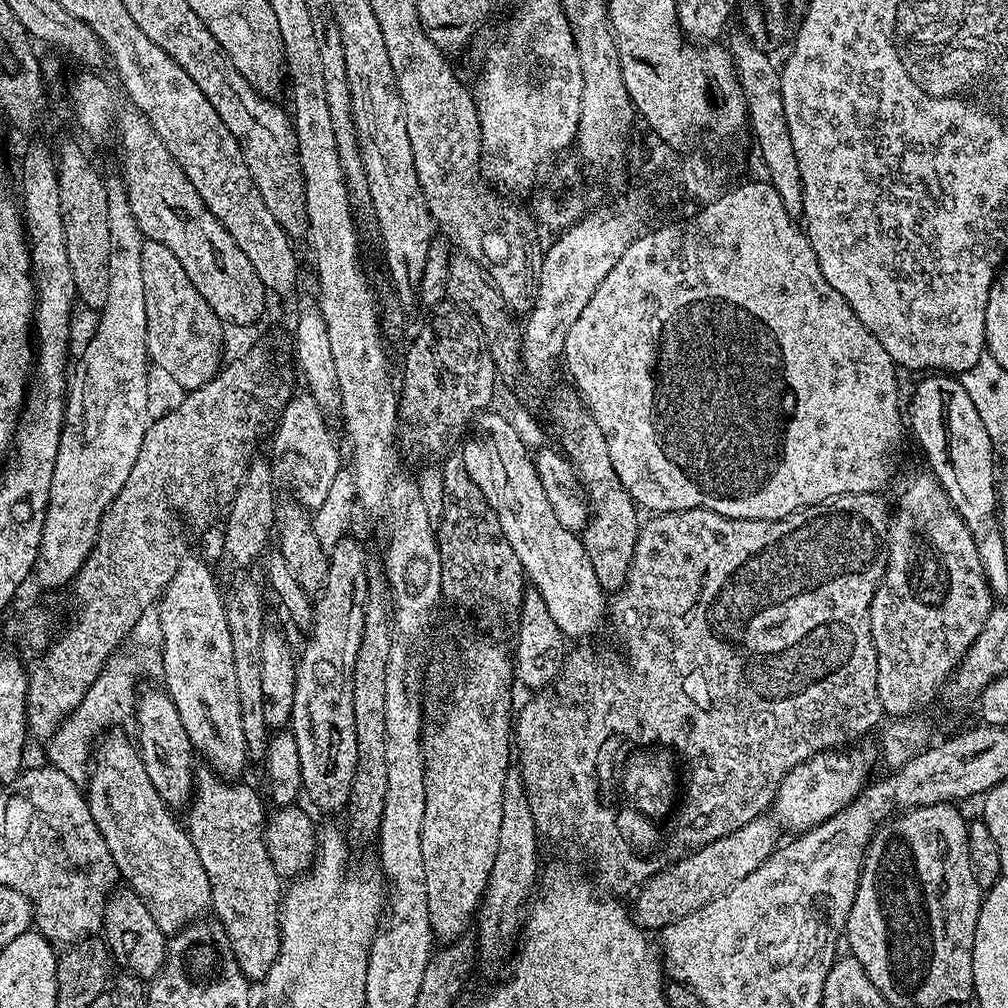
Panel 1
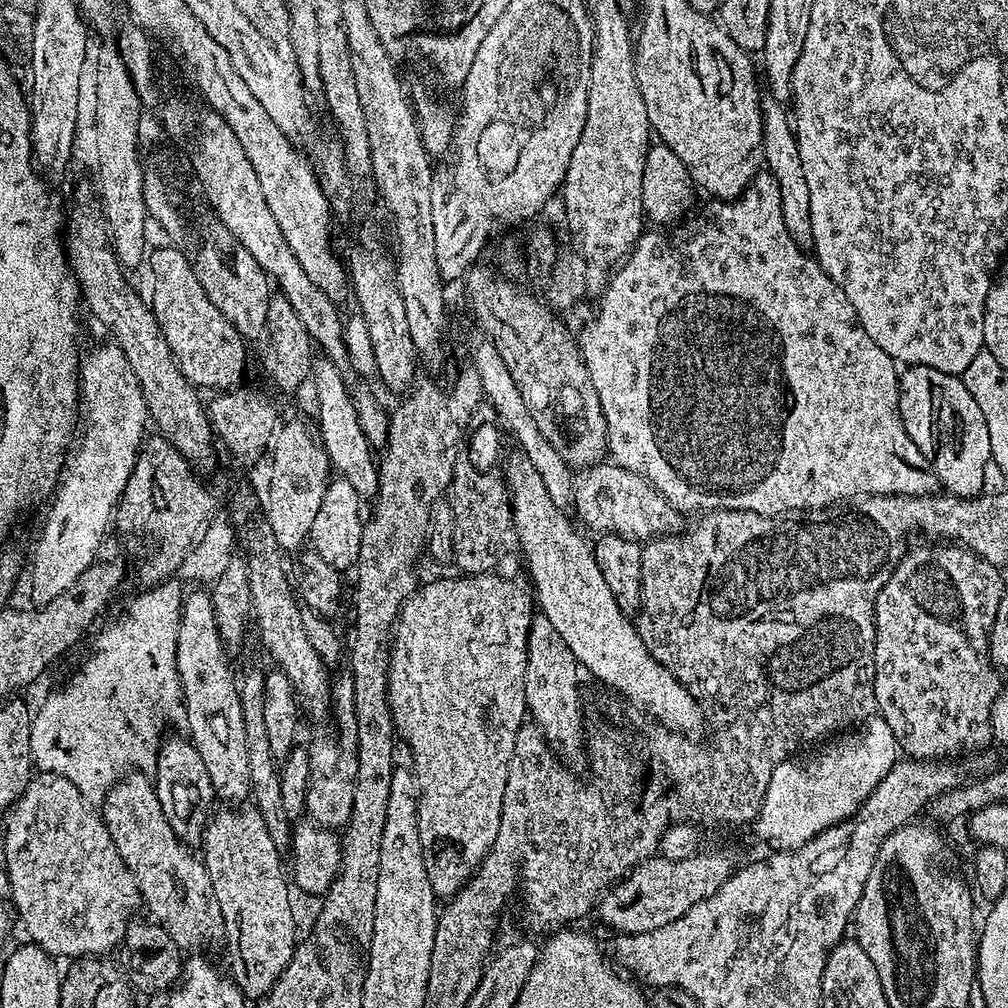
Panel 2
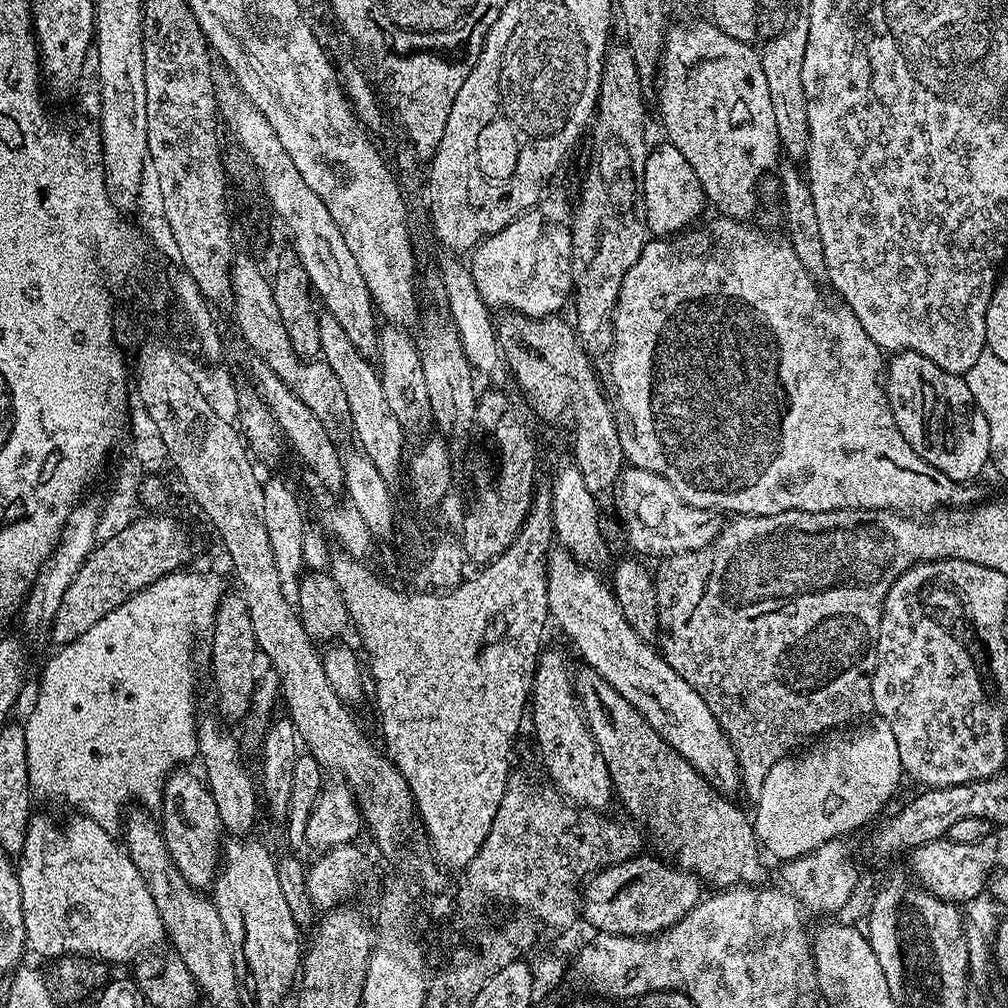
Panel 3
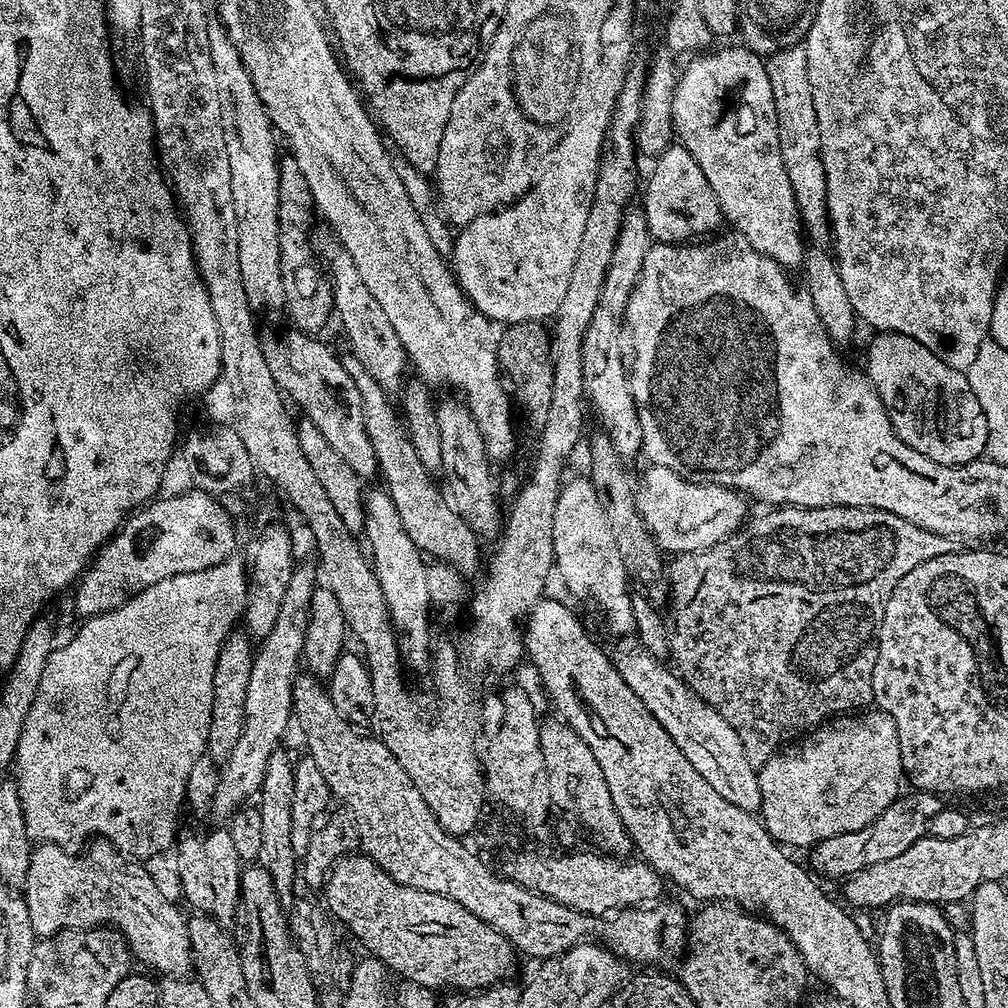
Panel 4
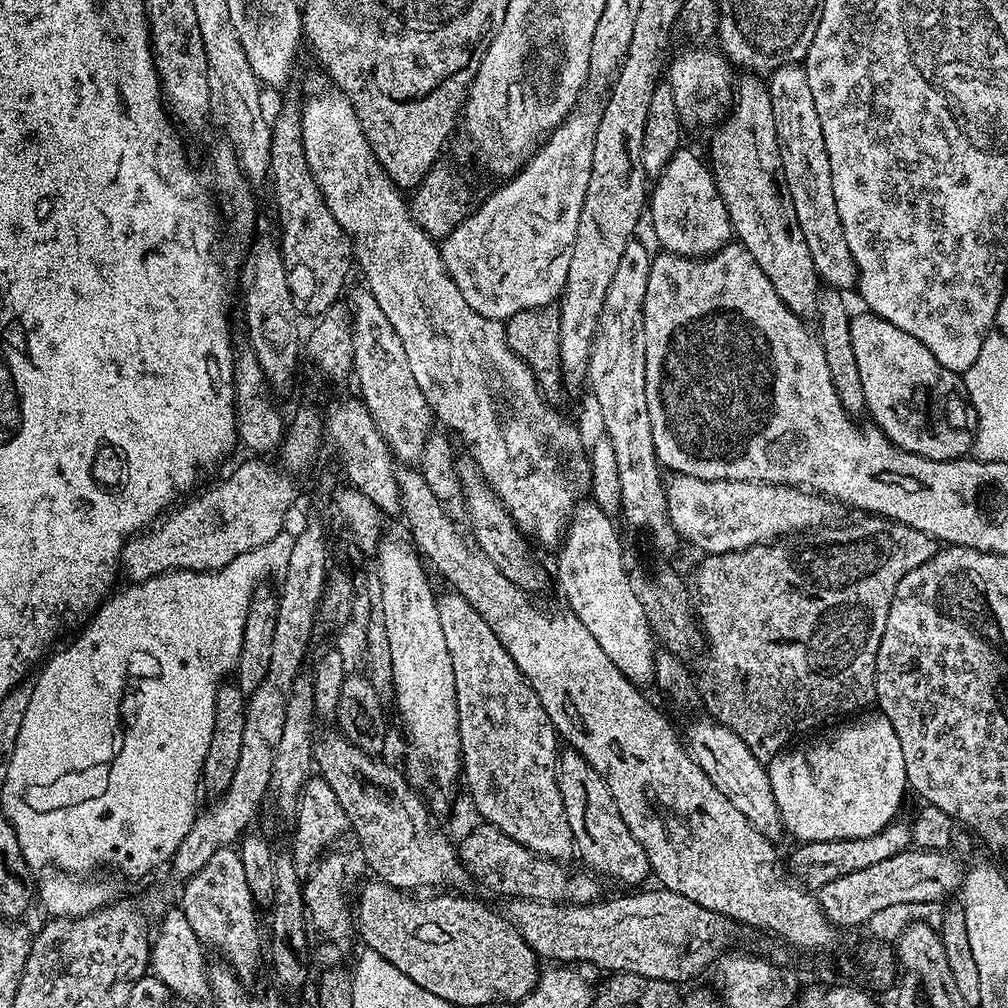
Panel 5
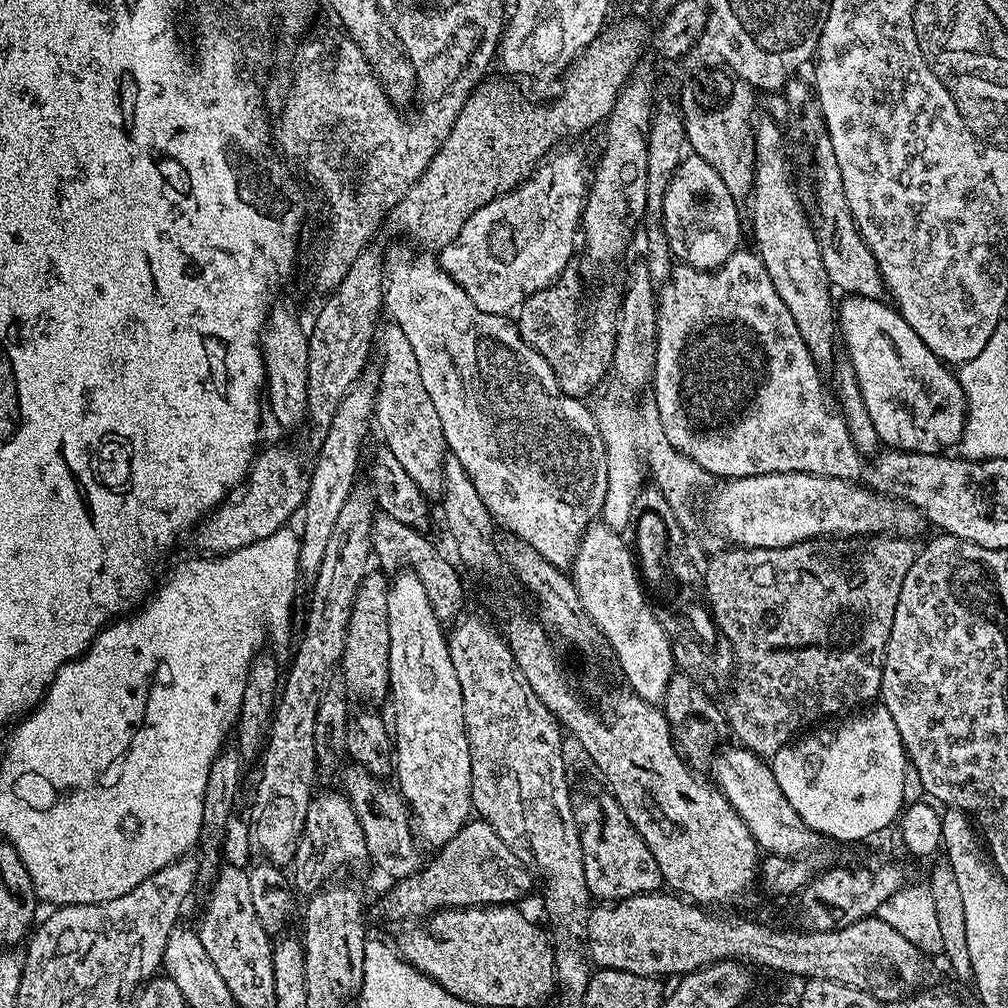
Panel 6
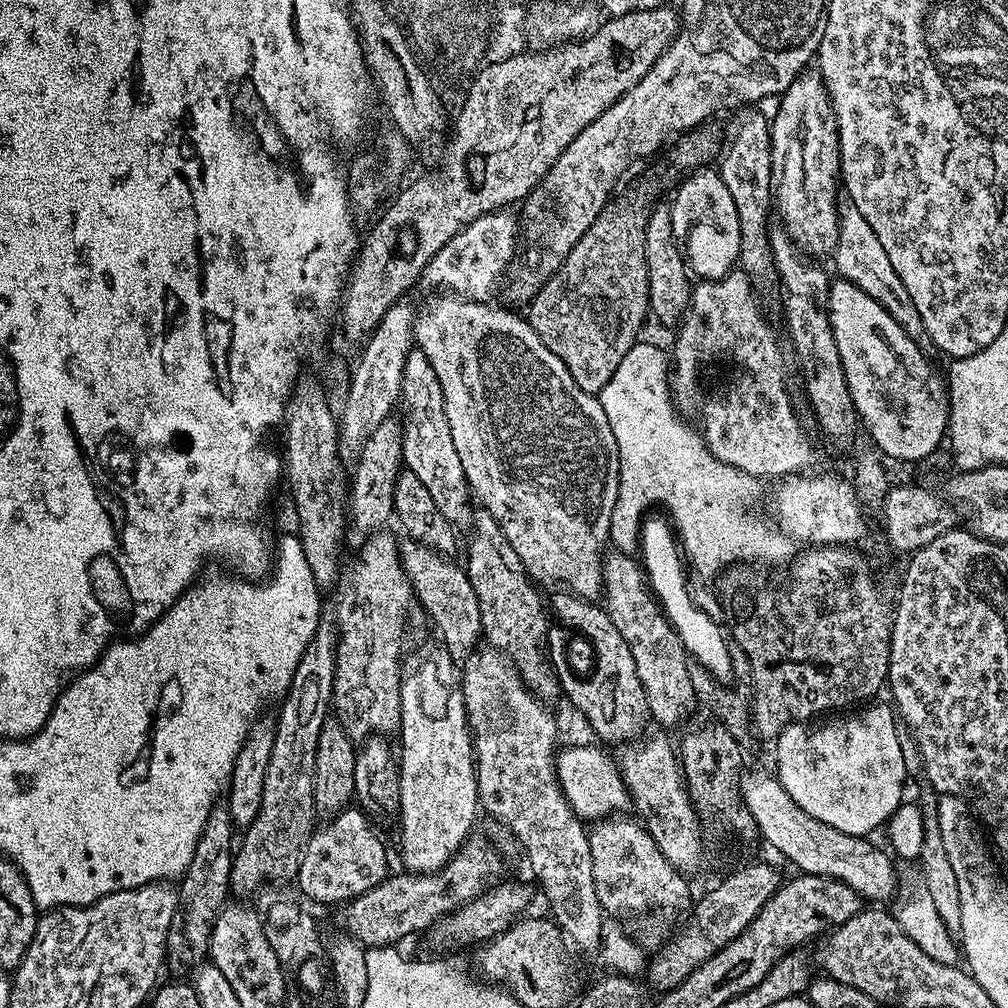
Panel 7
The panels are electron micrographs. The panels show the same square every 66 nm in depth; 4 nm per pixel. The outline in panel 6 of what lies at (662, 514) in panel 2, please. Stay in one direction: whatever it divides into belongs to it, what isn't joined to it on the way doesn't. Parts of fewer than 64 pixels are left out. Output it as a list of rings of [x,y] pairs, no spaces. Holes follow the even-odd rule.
[[[805,472],[790,474],[764,474],[744,476],[741,480],[729,479],[725,488],[720,488],[708,500],[708,524],[720,536],[729,540],[729,545],[741,548],[785,548],[800,544],[803,540],[821,538],[855,538],[887,534],[901,538],[920,538],[926,529],[923,514],[910,504],[893,500],[883,494],[875,494],[865,487],[856,487],[846,480],[834,480],[829,476],[810,476]]]

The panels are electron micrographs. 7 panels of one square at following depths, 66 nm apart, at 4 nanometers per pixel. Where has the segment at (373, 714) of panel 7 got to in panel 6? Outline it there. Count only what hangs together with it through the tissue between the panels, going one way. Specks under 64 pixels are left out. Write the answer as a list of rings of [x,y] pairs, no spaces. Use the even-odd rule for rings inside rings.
[[[369,574],[361,582],[357,596],[353,600],[348,629],[345,632],[345,650],[342,659],[342,679],[349,697],[360,700],[389,699],[388,690],[388,651],[390,634],[388,633],[388,590],[387,579]]]

